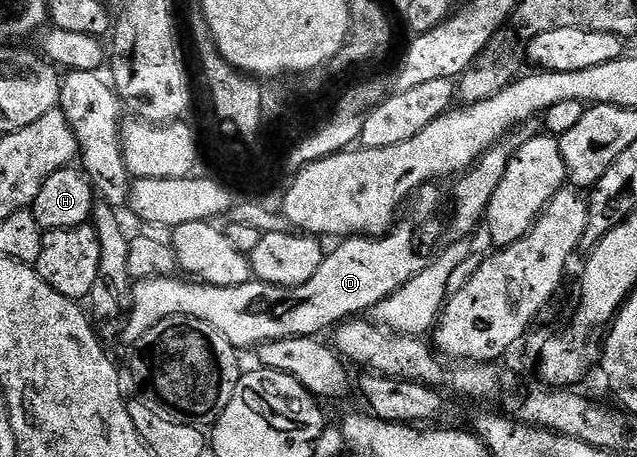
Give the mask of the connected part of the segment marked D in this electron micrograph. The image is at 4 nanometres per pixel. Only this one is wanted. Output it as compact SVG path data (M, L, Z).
M503 140L498 143L497 146L493 146L486 154L483 154L469 170L463 170L460 174L455 174L445 180L435 180L426 183L418 190L414 192L413 198L410 199L408 205L405 207L404 213L395 221L394 225L381 236L351 236L345 240L339 241L338 246L334 251L327 253L322 259L320 268L316 268L316 276L312 276L312 280L308 280L304 284L299 286L272 286L267 282L260 282L257 280L251 280L244 284L236 284L236 288L220 288L219 286L207 286L205 284L199 284L194 280L183 280L181 277L175 276L172 278L153 278L152 280L144 280L143 282L134 282L132 286L132 293L130 296L130 305L128 307L128 315L130 319L126 322L126 338L130 341L130 344L137 344L138 341L144 336L144 332L148 332L152 328L156 328L156 324L160 324L160 320L168 320L172 316L188 316L189 318L195 318L201 322L208 323L213 330L220 332L220 336L224 336L224 340L228 340L228 344L232 344L235 348L243 348L242 346L251 346L251 348L257 348L264 342L272 342L274 340L284 340L285 338L313 338L321 335L321 330L329 331L331 328L337 327L339 324L353 319L355 316L362 316L365 312L373 311L374 306L380 304L388 296L392 296L396 293L402 285L408 284L410 280L420 272L423 272L428 268L430 262L432 262L439 255L443 249L444 244L461 242L468 238L468 234L485 219L486 209L488 204L492 200L492 192L496 192L496 184L500 184L500 180L504 176L504 172L508 168L508 160L512 160L514 155L515 143L510 140Z

